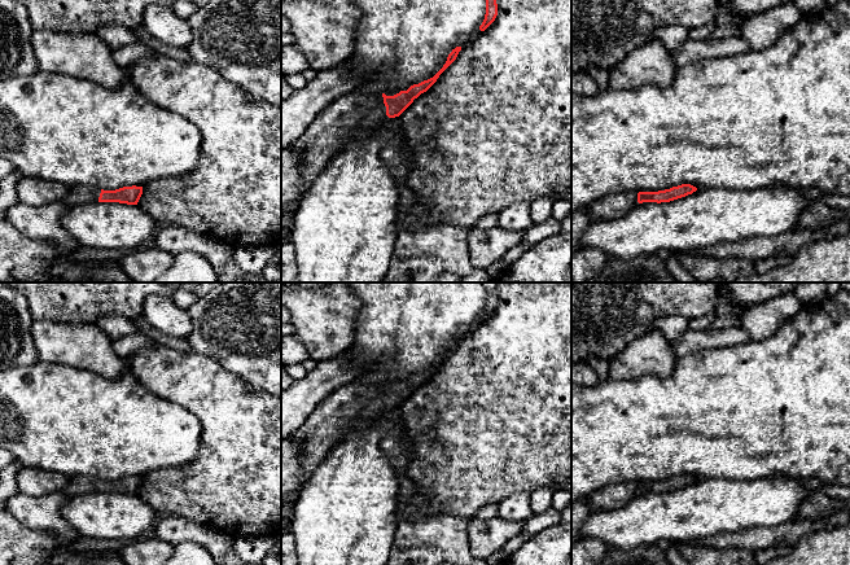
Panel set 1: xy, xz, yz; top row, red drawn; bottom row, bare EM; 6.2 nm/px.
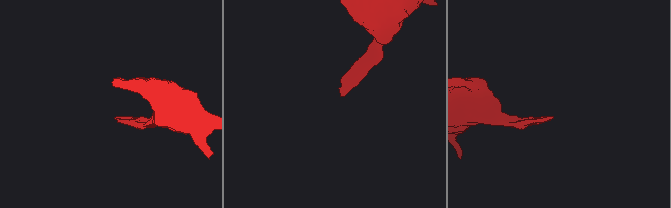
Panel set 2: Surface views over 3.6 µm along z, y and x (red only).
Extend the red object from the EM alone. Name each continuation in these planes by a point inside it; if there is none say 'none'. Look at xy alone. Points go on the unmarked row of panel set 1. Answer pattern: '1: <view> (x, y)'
1: xy (78, 485)

